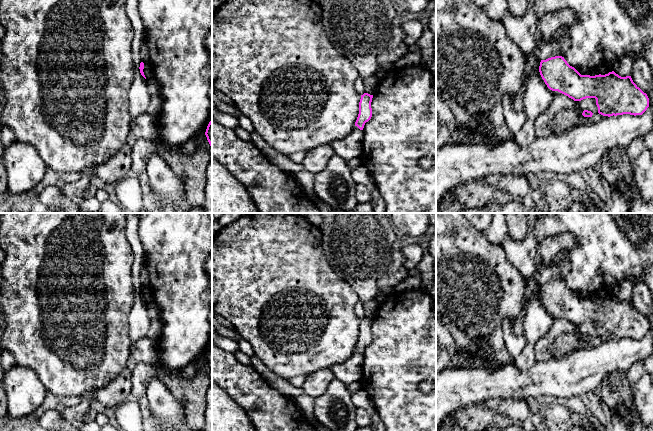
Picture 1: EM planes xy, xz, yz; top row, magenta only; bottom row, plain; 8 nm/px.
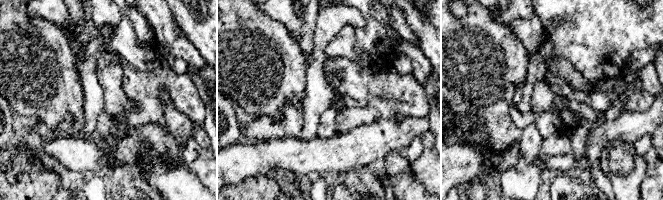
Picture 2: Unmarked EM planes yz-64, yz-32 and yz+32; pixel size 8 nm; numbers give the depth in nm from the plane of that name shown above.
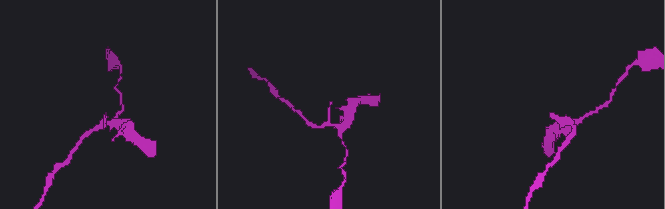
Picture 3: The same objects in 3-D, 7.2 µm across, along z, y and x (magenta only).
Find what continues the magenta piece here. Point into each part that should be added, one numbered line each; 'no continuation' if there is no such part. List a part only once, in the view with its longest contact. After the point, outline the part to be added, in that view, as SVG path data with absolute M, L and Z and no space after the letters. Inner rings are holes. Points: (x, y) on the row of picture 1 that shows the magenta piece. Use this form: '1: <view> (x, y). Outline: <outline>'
no continuation

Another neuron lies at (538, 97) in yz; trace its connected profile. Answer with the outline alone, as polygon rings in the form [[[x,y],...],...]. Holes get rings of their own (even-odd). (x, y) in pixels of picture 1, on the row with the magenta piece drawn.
[[[533,70],[526,82],[524,96],[525,123],[515,135],[515,141],[522,150],[528,149],[537,138],[535,120],[550,106],[553,92],[547,87],[540,72]]]

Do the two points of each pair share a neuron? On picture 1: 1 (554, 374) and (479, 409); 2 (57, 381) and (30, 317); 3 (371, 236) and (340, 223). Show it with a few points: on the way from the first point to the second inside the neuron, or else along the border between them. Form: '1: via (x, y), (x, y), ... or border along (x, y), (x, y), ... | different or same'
1: border along (484, 401), (469, 403), (461, 408) | different
2: via (57, 365), (57, 362), (31, 333) | same
3: via (363, 236), (348, 223) | same

